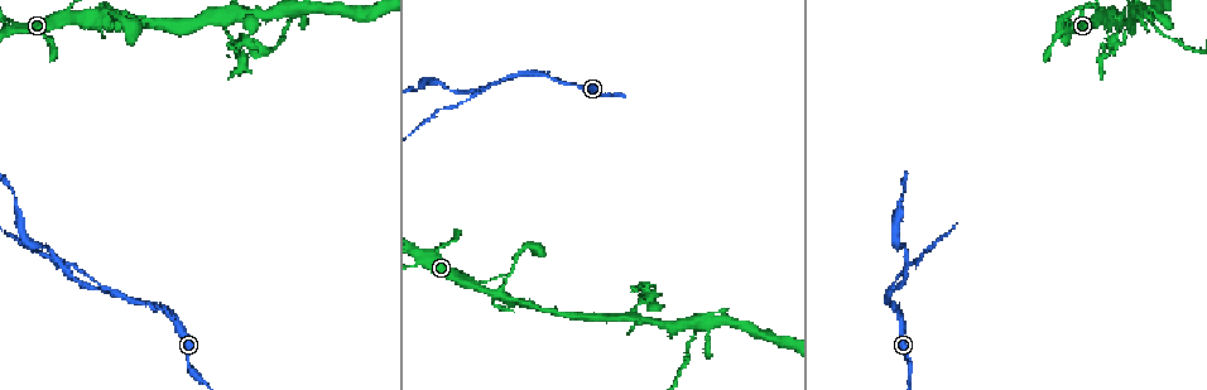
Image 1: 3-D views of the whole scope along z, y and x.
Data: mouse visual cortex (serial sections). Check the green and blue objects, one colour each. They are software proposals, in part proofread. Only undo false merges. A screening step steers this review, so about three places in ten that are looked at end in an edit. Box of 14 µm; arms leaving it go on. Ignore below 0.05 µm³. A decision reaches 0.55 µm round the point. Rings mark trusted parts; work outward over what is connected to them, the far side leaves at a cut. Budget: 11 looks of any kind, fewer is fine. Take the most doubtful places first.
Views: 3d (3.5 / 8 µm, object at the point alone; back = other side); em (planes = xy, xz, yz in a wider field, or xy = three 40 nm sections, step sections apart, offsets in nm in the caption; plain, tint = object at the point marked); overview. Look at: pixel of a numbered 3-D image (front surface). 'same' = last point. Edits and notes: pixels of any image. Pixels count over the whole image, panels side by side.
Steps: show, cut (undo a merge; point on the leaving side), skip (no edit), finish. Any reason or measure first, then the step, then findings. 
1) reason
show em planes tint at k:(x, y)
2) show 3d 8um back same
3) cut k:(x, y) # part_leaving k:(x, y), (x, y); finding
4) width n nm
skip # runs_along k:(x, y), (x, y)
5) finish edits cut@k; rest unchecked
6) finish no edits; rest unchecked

three arms meet
show 3d 3.5um at 1:(66, 13)

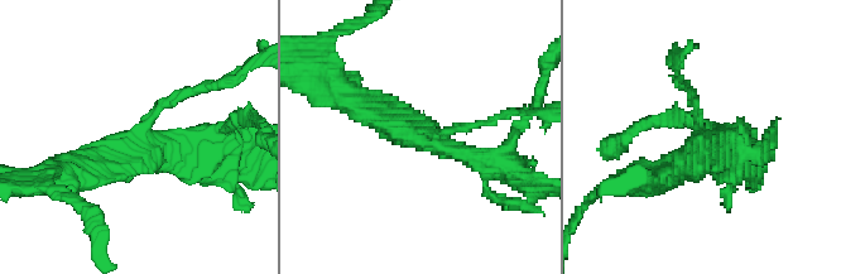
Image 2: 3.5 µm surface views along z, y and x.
arms 3; arm_widths 150, 250, 300 nm; now the EM
show em xy step 2 tint at 2:(142, 138)

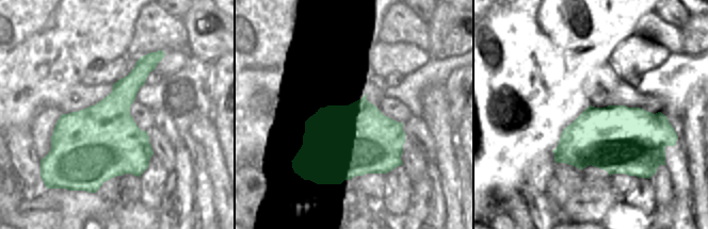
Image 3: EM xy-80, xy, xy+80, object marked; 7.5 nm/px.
width 550 nm
skip # runs_along 2:(90, 168), (140, 160), (152, 114), (202, 90); continuous, no second cell

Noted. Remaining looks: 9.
arms part here
show 3d 3.5um back at 1:(238, 45)

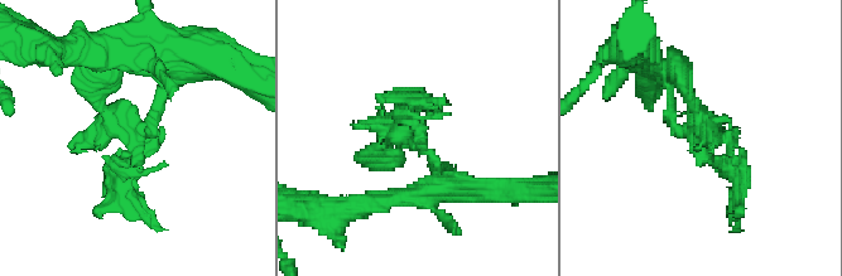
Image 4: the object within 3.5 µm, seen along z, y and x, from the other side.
shape alone is not enough
show em planes tint at 4:(695, 142)

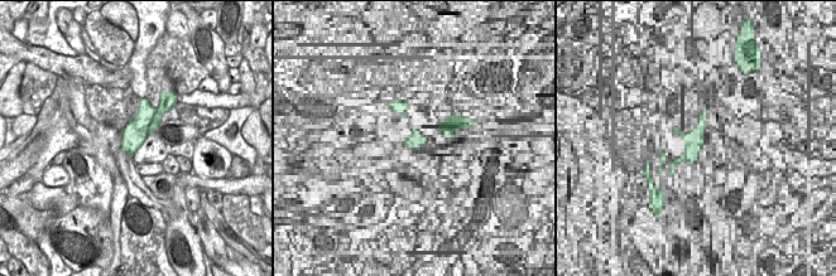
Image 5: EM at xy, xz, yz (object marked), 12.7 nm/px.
cut 4:(111, 120) # part_leaving 4:(154, 117), (124, 136), (96, 78); a second cell is stuck on

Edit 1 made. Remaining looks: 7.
thick turns thin
show 3d 3.5um at 4:(592, 74)

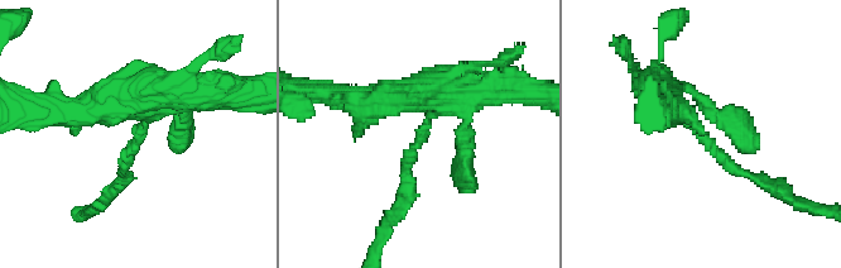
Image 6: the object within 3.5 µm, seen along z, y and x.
arm_widths 150, 450 nm; shape alone is not enough
show em xy step 5 tint at 6:(140, 134)

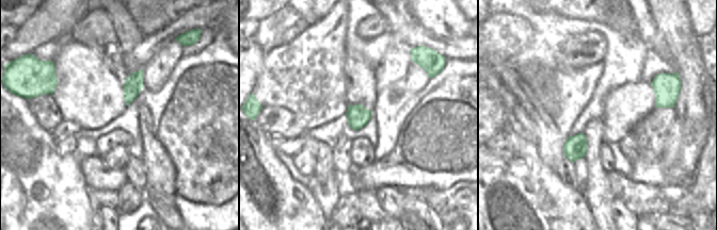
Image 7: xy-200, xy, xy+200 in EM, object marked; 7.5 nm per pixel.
show em xy step 1 tint same

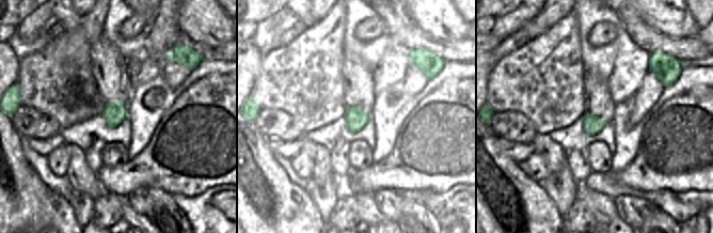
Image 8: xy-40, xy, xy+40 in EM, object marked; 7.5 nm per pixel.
skip # runs_along 6:(662, 92), (730, 166), (762, 181); continuous, no second cell

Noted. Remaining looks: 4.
calibre changes
show 3d 8um at 1:(899, 314)

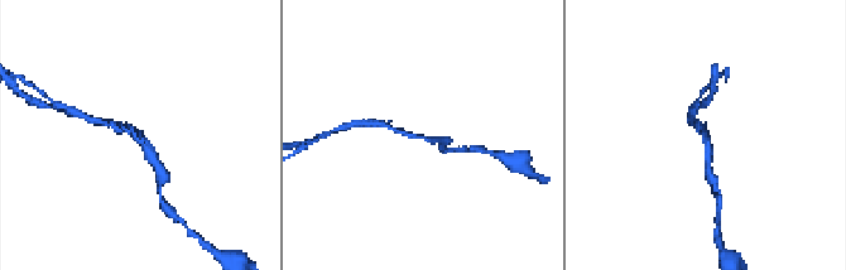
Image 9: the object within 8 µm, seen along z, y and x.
arm_widths 150, 250 nm
show em planes tint at 9:(418, 134)

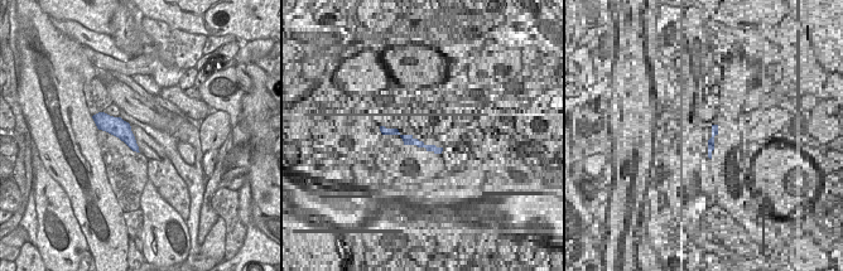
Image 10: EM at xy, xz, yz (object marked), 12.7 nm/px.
skip # runs_along 9:(154, 162), (147, 141), (104, 123); continuous, no second cell

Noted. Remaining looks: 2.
finish edits cut@4; rest unchecked

